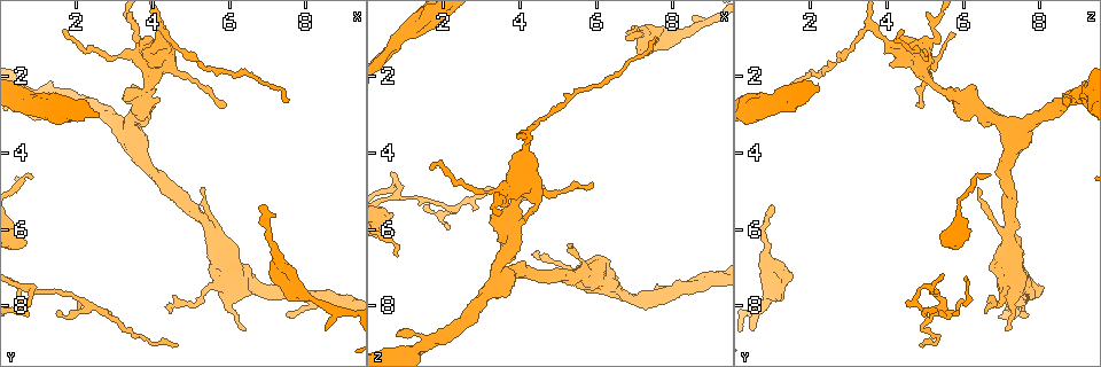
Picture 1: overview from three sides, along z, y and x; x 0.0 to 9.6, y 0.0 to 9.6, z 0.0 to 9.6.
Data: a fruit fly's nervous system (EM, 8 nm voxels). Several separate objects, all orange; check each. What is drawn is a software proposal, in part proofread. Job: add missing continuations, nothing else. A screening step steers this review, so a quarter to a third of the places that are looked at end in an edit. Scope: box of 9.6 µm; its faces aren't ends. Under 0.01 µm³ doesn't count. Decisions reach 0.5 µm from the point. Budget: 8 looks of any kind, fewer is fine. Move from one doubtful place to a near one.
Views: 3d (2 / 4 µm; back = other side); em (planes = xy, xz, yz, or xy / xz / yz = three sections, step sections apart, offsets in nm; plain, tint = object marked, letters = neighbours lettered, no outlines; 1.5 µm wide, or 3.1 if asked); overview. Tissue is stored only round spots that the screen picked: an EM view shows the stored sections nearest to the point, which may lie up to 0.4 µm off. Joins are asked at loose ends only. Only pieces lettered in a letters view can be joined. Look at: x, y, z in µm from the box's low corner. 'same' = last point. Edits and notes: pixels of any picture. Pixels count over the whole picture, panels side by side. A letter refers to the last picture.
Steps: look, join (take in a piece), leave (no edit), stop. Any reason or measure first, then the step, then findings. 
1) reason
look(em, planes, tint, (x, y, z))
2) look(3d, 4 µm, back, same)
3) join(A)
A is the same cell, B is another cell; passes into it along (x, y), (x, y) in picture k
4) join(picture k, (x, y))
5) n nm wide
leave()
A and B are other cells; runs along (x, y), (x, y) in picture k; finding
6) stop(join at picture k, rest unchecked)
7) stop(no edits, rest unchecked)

thin end
look(3d, 4 µm, back, (6.75, 5.50, 1.00))

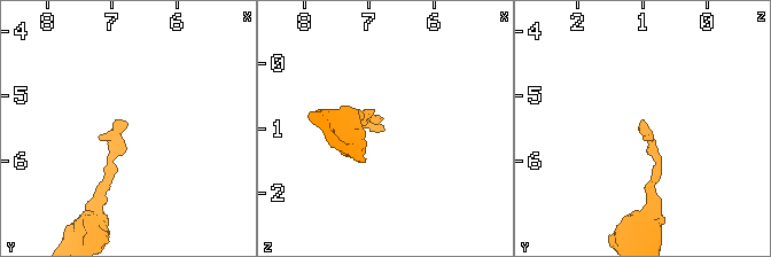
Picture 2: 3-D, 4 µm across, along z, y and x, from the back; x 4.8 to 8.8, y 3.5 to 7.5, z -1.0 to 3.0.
need the tissue
look(em, 3.1 µm, planes, letters, (6.70, 5.45, 1.05))

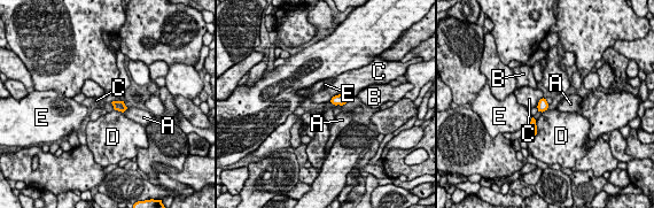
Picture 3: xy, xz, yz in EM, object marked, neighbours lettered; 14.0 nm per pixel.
C touches over 280 nm
leave()
A, B, C, D and E are other cells; border along (349, 98), (335, 94), (329, 100) in picture 3; no lettered piece goes on from it

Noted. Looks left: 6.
free end
look(em, planes, letters, (5.85, 2.85, 4.75))

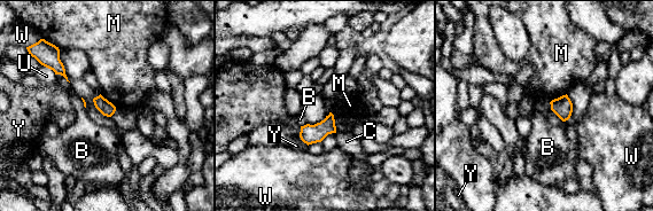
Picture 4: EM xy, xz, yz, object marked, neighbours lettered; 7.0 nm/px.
leave()
B, C, M, U, W and Y are other cells; none of them fits

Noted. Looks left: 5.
thin end
look(3d, 2 µm, back, (0.70, 4.55, 6.70))

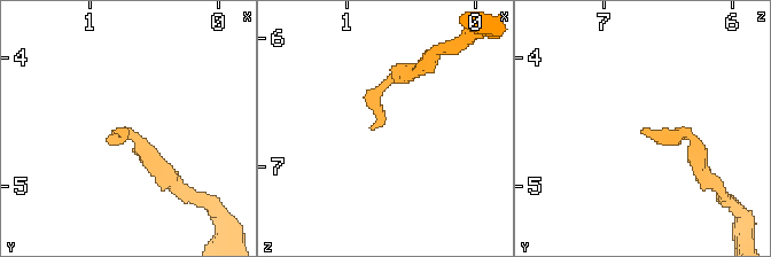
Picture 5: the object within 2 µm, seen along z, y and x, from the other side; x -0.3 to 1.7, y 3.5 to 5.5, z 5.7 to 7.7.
need the tissue
look(em, planes, letters, (0.76, 4.58, 6.70))

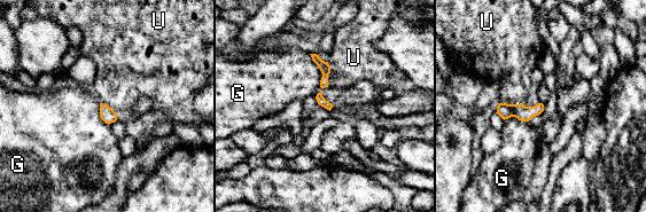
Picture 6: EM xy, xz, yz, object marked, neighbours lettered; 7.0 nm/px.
leave()
G and U are other cells; runs along (541, 107), (536, 110), (499, 110) in picture 6; none of them fits

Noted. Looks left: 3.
stop(no edits, rest unchecked)

